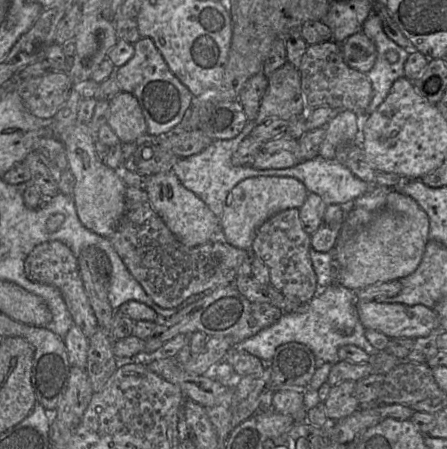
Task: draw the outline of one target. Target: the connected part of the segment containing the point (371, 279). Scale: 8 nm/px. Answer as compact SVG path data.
M391 191L383 209L370 212L353 209L345 218L336 245L331 251L335 260L335 283L358 291L375 283L385 283L408 276L419 266L429 240L429 218L410 196Z

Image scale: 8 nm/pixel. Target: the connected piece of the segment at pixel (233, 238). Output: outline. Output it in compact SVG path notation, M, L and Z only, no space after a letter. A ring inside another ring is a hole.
M255 176L242 180L228 194L219 217L226 241L234 247L250 251L258 227L278 212L300 208L308 193L301 181L288 176Z

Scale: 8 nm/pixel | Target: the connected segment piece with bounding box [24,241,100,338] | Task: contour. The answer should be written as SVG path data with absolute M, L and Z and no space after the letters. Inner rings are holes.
M60 241L38 245L26 258L24 270L29 280L52 285L60 290L72 315L74 325L79 327L87 338L92 337L98 331L100 327L85 292L78 258L68 246Z

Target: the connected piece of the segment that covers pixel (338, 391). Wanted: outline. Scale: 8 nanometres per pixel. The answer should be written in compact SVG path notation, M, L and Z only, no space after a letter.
M343 381L331 386L322 405L329 420L340 420L353 415L361 408L355 396L355 382Z

